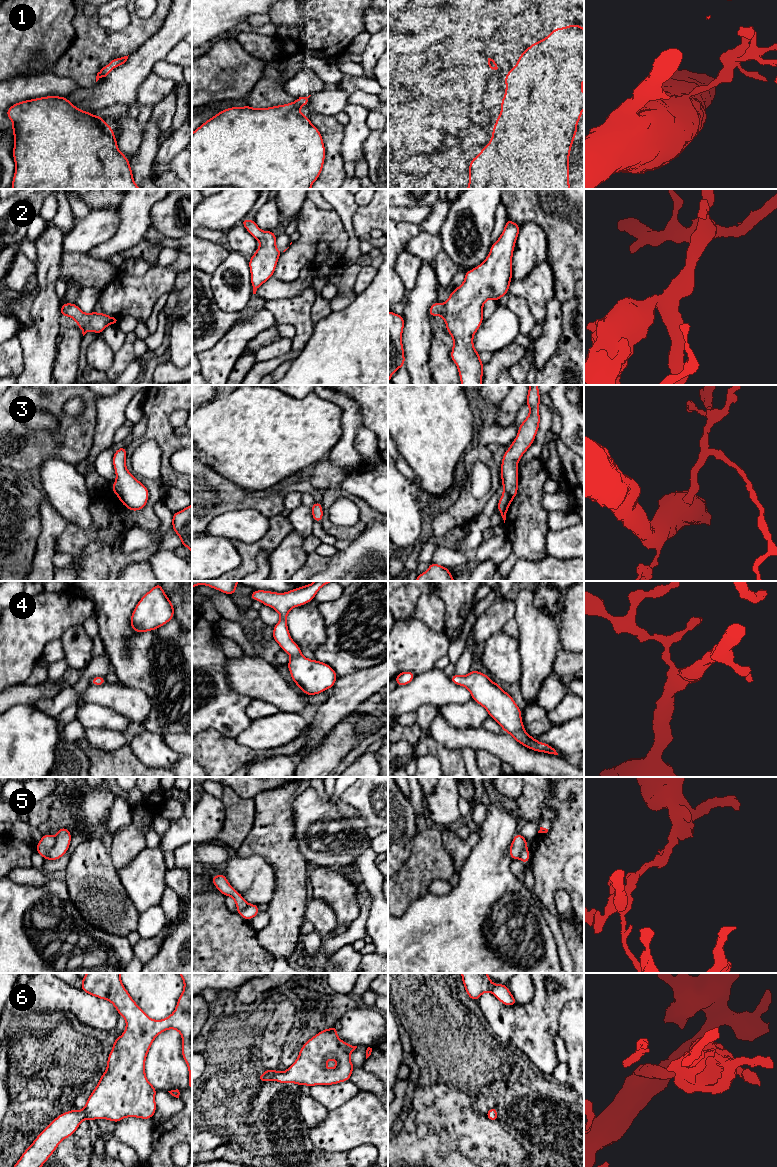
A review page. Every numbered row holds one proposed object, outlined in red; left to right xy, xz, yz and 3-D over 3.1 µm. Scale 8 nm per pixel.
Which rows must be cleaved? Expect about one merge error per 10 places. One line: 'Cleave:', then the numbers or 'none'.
Cleave: 5

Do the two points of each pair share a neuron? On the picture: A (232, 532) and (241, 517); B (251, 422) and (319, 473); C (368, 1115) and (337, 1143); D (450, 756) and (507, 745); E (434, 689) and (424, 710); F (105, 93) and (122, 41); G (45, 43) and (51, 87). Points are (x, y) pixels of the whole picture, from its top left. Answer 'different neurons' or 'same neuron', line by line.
A: same neuron
B: different neurons
C: same neuron
D: different neurons
E: different neurons
F: different neurons
G: different neurons

